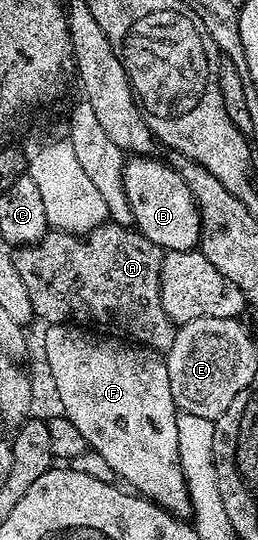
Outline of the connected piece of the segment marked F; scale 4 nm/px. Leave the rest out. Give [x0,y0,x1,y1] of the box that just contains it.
[43,324,191,520]

